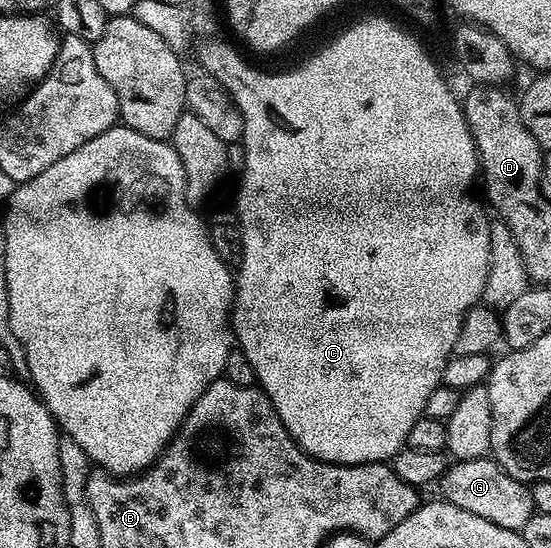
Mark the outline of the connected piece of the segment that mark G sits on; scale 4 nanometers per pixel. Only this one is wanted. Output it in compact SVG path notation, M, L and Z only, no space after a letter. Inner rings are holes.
M492 457L450 462L441 474L440 487L440 498L444 502L459 509L467 509L467 513L475 513L475 517L483 517L483 521L491 521L491 525L499 525L503 529L520 531L535 514L530 484L520 483L518 479L511 477L511 473L501 468Z

